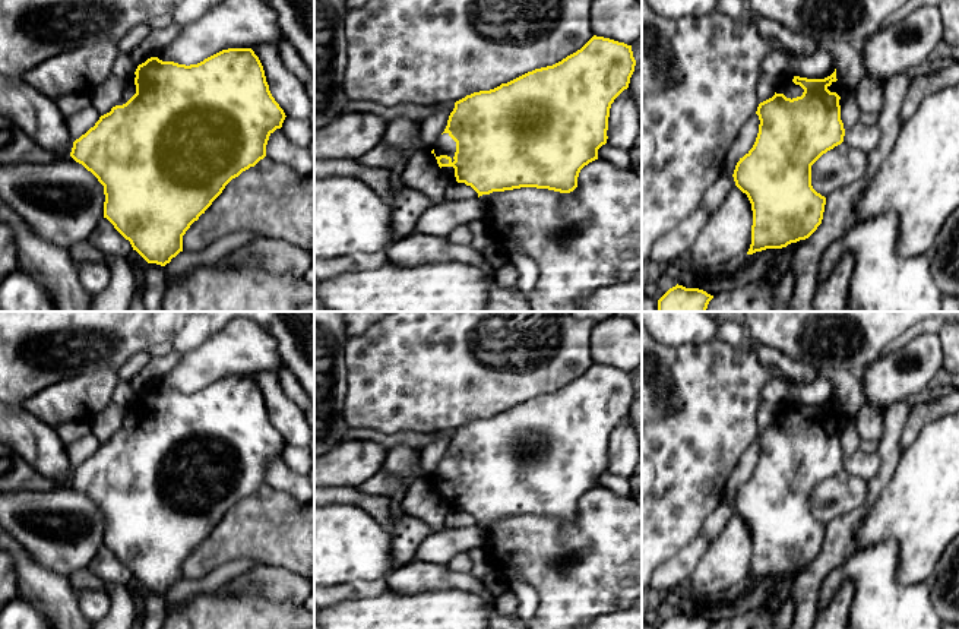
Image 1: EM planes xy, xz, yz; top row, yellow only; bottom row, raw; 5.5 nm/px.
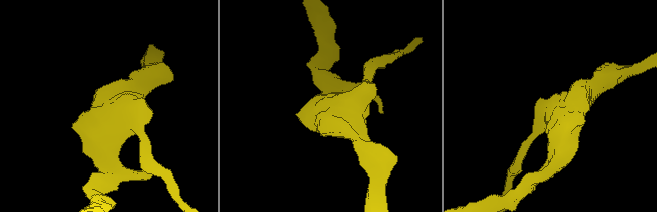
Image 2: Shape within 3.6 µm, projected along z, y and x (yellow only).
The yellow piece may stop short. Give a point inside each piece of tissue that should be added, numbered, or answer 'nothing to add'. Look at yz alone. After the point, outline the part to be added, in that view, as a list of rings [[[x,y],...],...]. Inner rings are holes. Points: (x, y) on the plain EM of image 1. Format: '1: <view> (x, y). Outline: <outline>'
1: yz (788, 416). Outline: [[[789,404],[785,408],[778,410],[775,420],[776,421],[784,421],[786,426],[791,426],[791,427],[797,426],[797,424],[801,424],[804,417],[800,413],[795,413],[792,410],[792,407],[794,407],[794,404]]]

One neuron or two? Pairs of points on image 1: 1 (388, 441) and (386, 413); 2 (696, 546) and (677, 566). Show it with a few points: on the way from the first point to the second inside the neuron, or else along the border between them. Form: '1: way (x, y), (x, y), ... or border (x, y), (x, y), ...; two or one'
1: border (354, 427), (369, 427), (385, 433), (423, 433); two
2: way (693, 550), (681, 562); one

